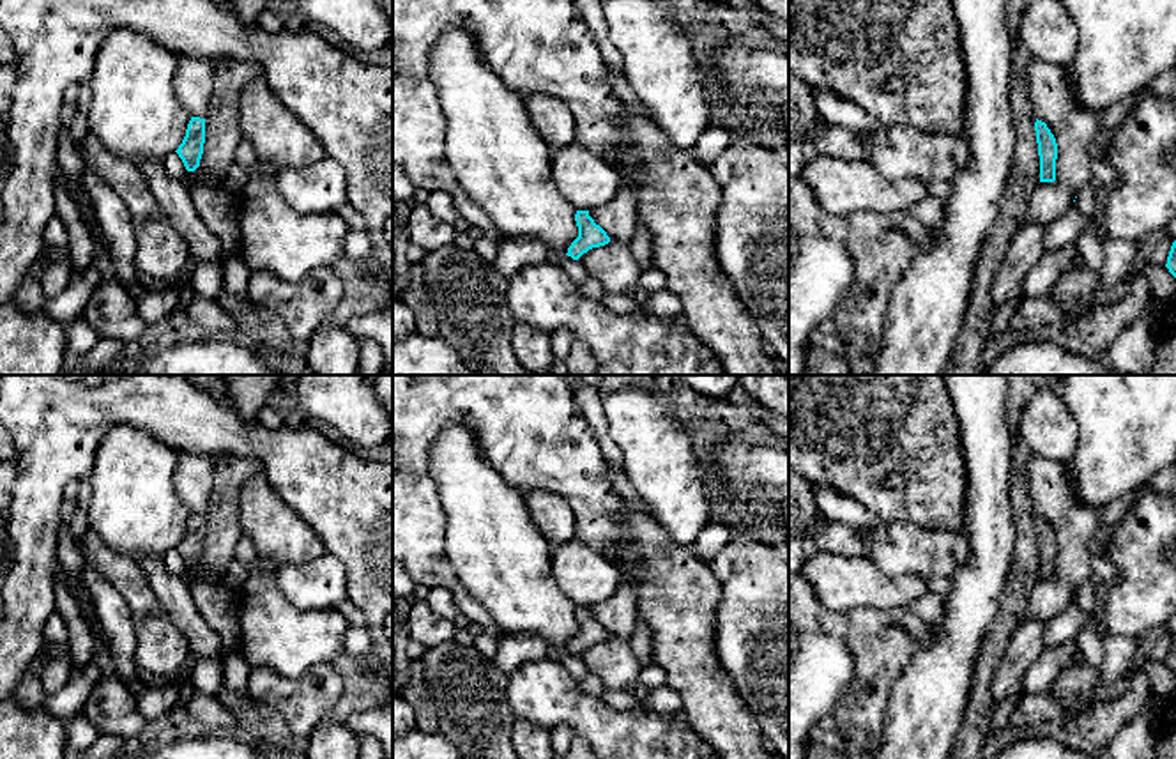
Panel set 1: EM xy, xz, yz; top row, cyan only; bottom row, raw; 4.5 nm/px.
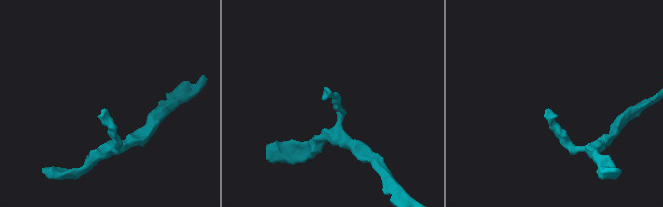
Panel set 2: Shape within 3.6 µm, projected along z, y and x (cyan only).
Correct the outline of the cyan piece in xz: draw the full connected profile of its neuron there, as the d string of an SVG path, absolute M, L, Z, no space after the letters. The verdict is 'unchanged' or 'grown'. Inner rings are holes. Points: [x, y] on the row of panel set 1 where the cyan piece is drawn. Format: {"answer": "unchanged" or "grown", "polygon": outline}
{"answer": "grown", "polygon": "M577 211L575 221L578 237L571 242L566 255L559 251L550 253L550 262L559 265L577 285L582 285L589 278L589 272L578 258L592 248L608 244L610 237L594 223L589 211Z"}

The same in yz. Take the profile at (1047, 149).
{"answer": "unchanged", "polygon": "M1035 122L1038 156L1040 156L1040 182L1056 180L1056 159L1058 159L1058 143L1045 122Z"}

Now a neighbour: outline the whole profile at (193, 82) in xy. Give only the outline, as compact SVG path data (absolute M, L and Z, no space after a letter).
M177 55L173 87L184 110L193 117L205 119L214 90L212 62L189 55Z

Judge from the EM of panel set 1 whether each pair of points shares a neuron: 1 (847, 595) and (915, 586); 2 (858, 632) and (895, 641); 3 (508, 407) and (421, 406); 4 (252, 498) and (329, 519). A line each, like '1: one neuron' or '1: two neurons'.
1: one neuron
2: one neuron
3: one neuron
4: two neurons

